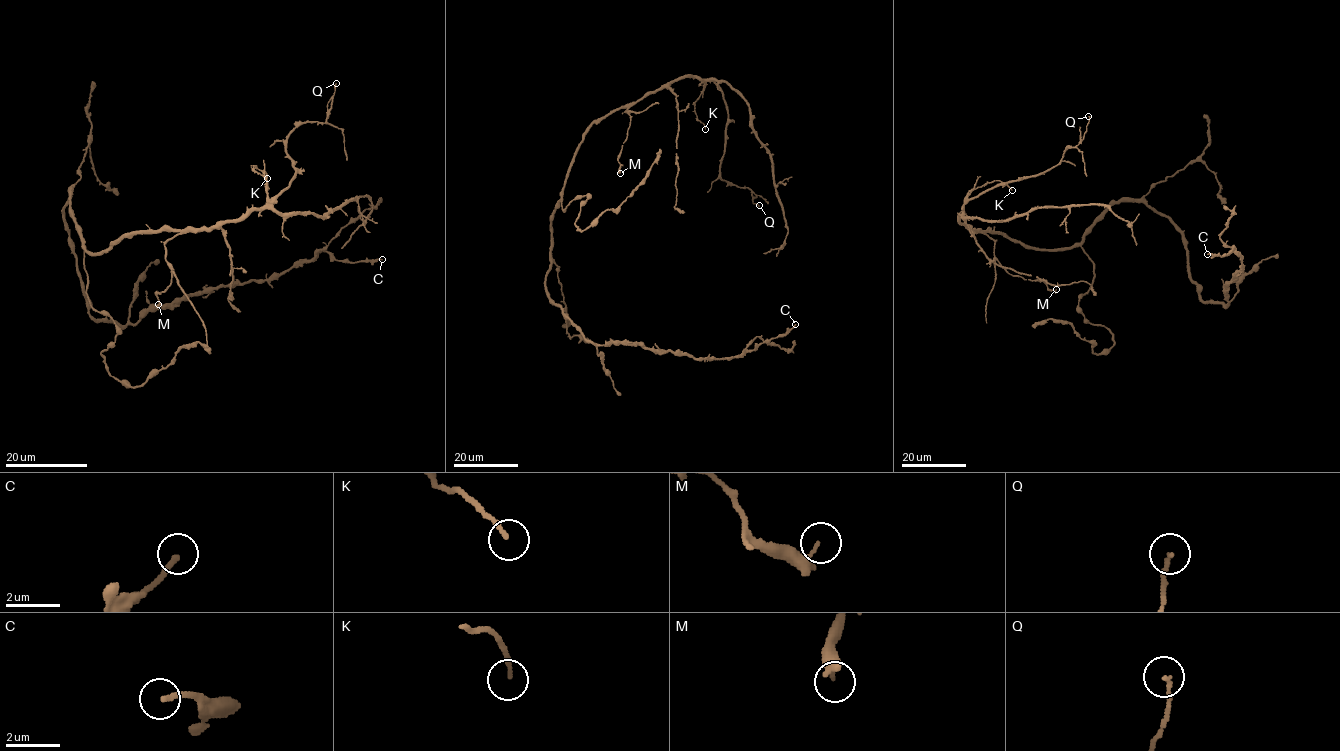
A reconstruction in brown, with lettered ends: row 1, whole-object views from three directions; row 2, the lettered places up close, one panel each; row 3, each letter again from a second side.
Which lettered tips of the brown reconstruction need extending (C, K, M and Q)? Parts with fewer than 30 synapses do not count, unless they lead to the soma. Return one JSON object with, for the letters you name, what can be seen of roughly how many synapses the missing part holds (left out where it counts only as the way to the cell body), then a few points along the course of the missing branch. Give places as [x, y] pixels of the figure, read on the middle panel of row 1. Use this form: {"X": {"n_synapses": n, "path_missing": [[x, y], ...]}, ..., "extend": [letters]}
{"extend": []}

